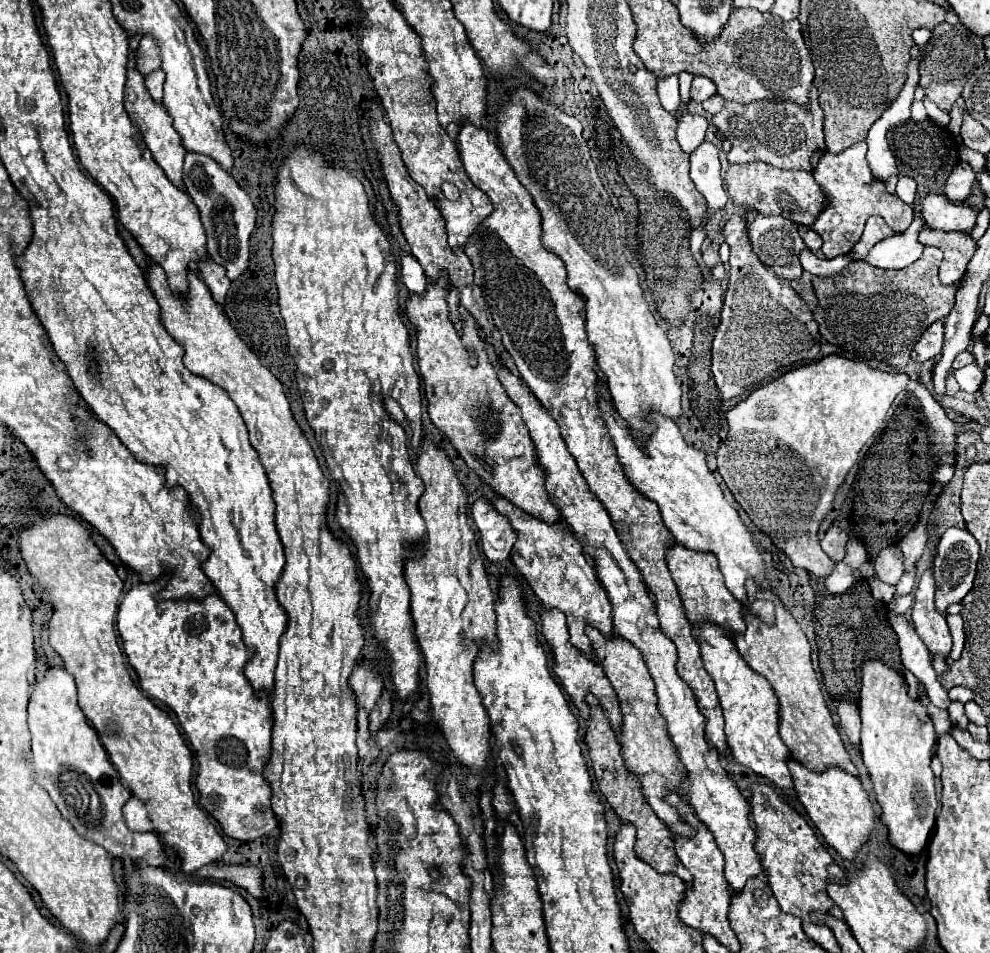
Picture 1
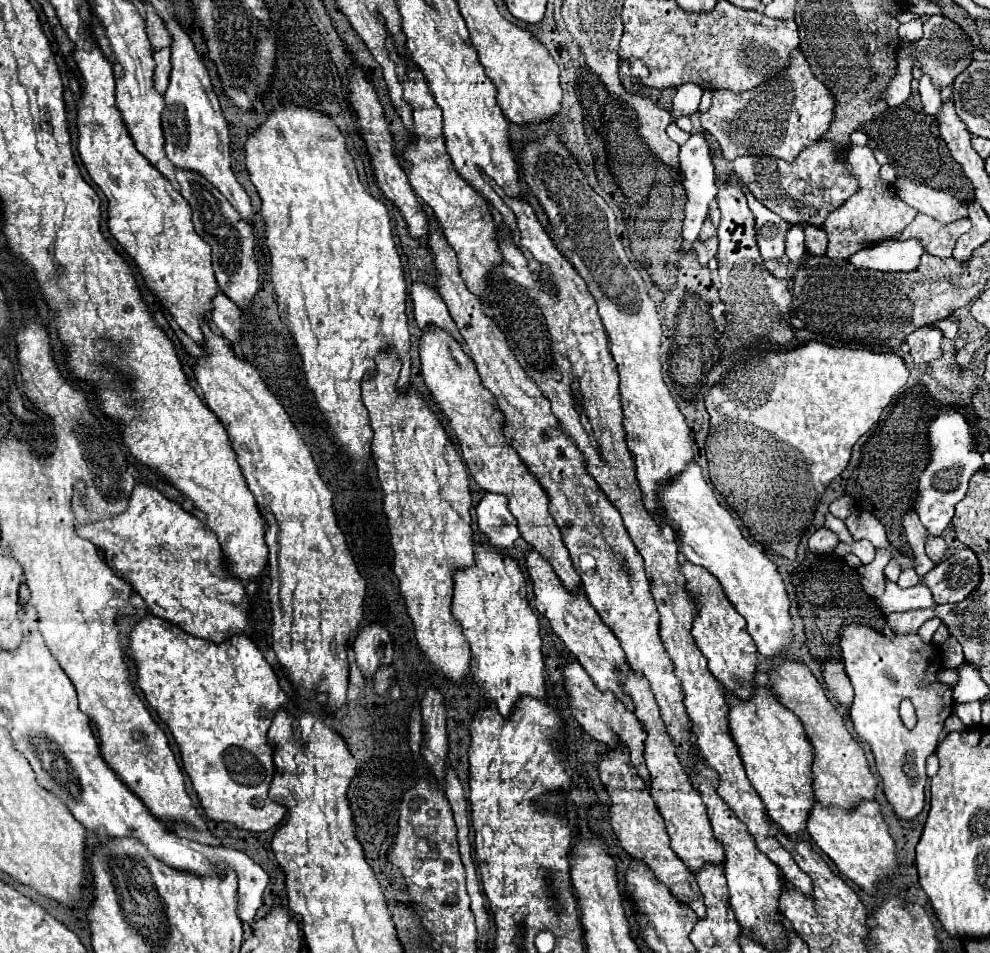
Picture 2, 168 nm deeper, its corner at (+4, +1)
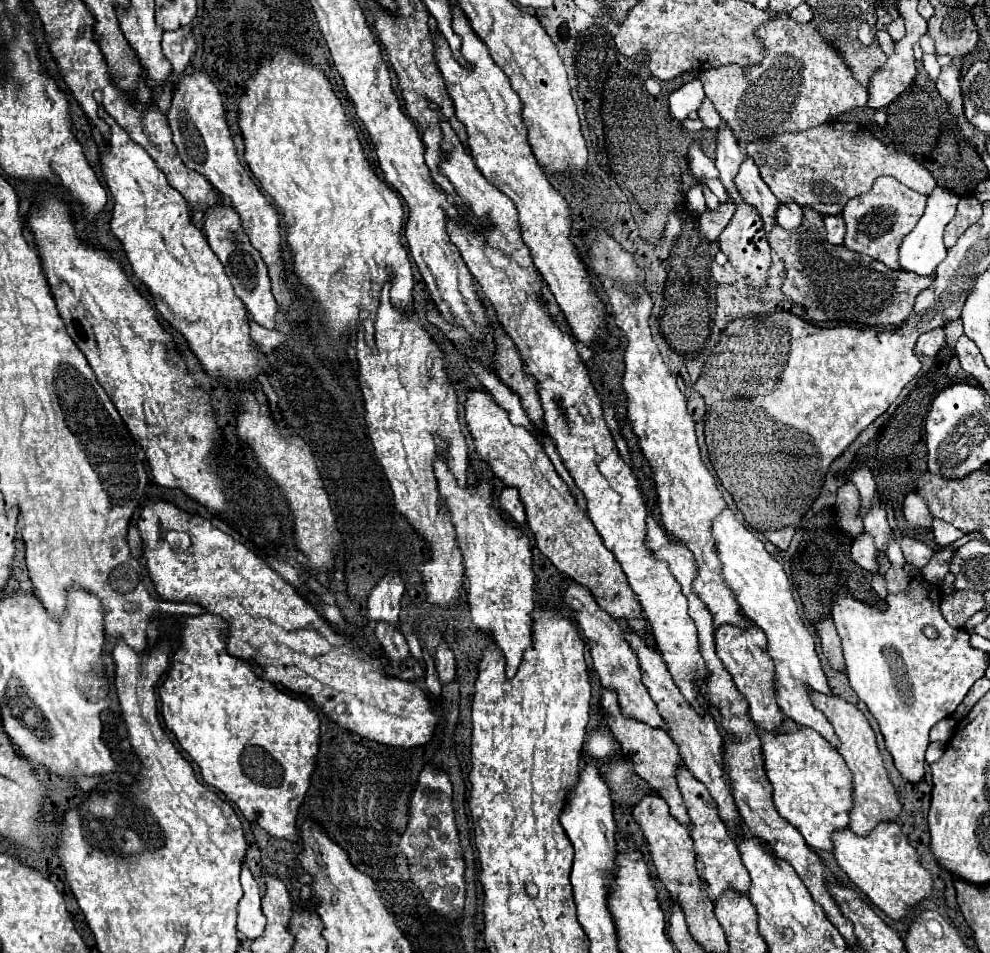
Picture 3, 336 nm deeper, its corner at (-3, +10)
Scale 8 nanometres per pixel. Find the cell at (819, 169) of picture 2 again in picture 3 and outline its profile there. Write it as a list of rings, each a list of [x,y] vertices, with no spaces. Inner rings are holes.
[[[827,123],[801,133],[783,133],[769,139],[753,141],[745,147],[755,159],[761,179],[781,201],[793,201],[801,207],[813,207],[821,215],[837,215],[845,203],[867,193],[879,175],[891,175],[913,191],[929,195],[937,183],[933,175],[915,159],[889,151],[867,127],[855,123]]]

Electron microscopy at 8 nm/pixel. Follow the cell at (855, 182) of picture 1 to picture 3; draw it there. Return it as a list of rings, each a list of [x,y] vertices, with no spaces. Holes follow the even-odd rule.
[[[889,175],[879,177],[879,181],[873,183],[869,193],[863,193],[855,199],[851,199],[843,207],[843,219],[847,225],[845,241],[843,245],[851,251],[871,255],[873,259],[885,263],[891,269],[901,269],[897,261],[897,247],[901,239],[917,225],[925,211],[927,197],[901,185],[897,179],[891,179]]]

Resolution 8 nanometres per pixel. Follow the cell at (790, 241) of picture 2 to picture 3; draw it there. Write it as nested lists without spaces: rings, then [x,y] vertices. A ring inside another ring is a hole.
[[[785,203],[785,205],[779,205],[777,209],[777,223],[785,229],[785,231],[797,231],[801,227],[801,221],[803,221],[803,209],[795,203]]]

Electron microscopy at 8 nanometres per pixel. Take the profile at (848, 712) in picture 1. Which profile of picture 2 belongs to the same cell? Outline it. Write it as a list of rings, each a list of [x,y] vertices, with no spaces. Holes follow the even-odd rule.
[[[828,658],[828,660],[822,664],[822,676],[824,676],[826,686],[828,686],[828,690],[832,692],[832,696],[834,696],[844,708],[850,708],[854,690],[852,690],[852,684],[850,684],[850,680],[848,680],[848,676],[846,676],[844,666],[840,664],[840,660]]]

